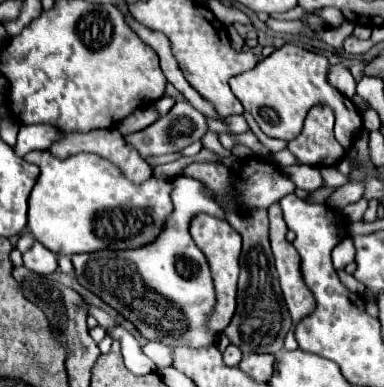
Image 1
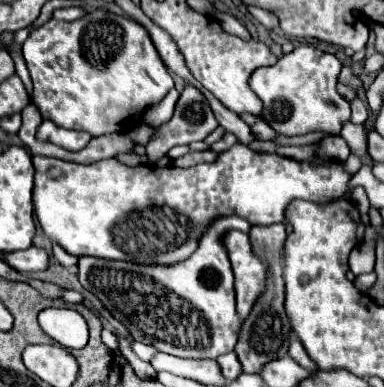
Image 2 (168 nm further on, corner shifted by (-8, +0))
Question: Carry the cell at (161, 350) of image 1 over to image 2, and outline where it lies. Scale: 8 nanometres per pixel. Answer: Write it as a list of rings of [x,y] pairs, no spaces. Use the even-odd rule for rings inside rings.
[[[132,342],[132,350],[138,354],[138,358],[142,358],[144,362],[150,362],[152,354],[156,354],[158,350],[154,346],[148,346],[148,344],[140,344],[140,342]]]

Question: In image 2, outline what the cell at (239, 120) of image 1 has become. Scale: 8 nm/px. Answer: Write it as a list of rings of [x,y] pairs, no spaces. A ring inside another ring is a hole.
[[[260,120],[260,122],[256,122],[256,124],[252,126],[252,134],[254,134],[258,140],[272,140],[272,138],[276,136],[276,132],[274,132],[264,120]]]

